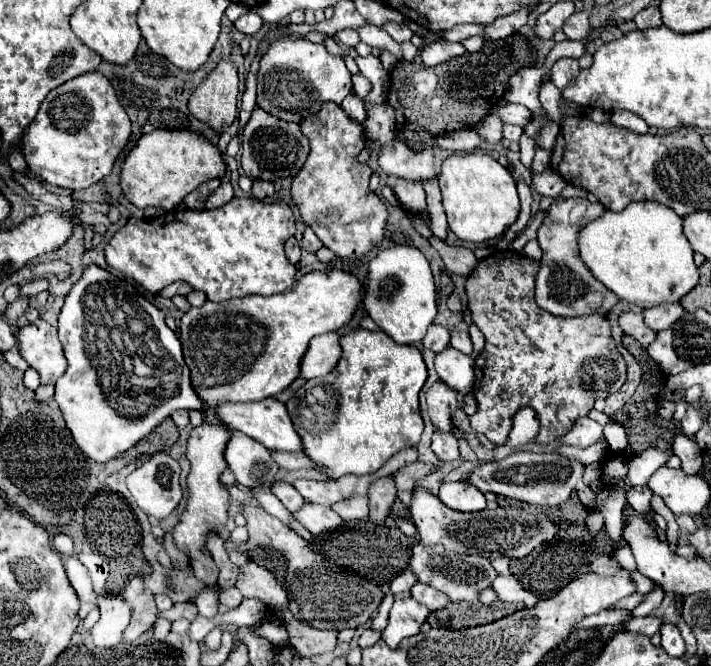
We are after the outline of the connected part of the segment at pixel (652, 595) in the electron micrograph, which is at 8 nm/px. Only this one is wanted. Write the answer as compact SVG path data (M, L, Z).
M654 584L654 590L646 594L646 600L638 608L634 608L634 616L648 616L652 610L656 610L664 600L664 588L660 584Z

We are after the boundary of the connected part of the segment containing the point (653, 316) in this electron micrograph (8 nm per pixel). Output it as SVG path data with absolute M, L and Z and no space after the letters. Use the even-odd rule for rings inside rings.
M674 302L674 304L662 304L662 306L656 306L656 308L644 310L642 314L644 314L644 322L650 324L652 330L660 332L660 330L670 328L676 320L680 320L684 310L678 302Z

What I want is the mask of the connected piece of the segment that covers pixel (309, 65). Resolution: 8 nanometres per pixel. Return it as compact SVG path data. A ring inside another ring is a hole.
M280 38L274 40L262 56L256 104L286 122L300 122L304 116L318 112L318 102L342 104L342 100L352 92L350 78L352 74L348 72L344 60L328 54L322 44L302 38ZM292 72L298 72L296 80L292 80Z

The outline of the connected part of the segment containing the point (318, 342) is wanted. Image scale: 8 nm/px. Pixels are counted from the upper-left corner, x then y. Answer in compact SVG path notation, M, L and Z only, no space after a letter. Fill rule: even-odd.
M330 332L322 336L314 336L310 340L310 348L306 350L306 356L302 356L300 364L300 376L304 380L326 376L338 362L340 358L340 336Z

